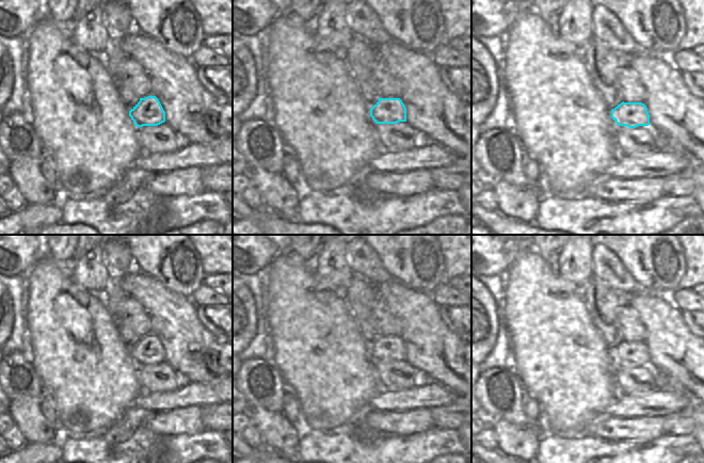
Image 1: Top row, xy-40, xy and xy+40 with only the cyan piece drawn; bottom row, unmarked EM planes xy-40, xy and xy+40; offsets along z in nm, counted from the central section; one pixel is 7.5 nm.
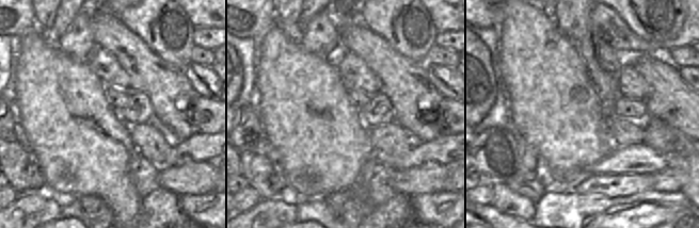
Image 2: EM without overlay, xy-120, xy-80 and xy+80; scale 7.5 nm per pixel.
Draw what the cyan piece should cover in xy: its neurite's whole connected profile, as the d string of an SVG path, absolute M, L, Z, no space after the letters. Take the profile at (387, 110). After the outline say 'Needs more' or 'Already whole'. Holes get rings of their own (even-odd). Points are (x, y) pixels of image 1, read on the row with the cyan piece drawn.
M379 98L370 109L370 116L377 124L406 122L406 108L400 98Z. Already whole.

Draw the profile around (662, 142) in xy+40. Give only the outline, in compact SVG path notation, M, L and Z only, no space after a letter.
M656 132L656 146L658 149L670 149L688 161L688 166L692 170L694 180L694 193L692 195L704 215L704 164L693 158L679 143L659 132Z

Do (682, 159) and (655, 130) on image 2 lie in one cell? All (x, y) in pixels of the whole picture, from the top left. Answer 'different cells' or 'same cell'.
same cell

